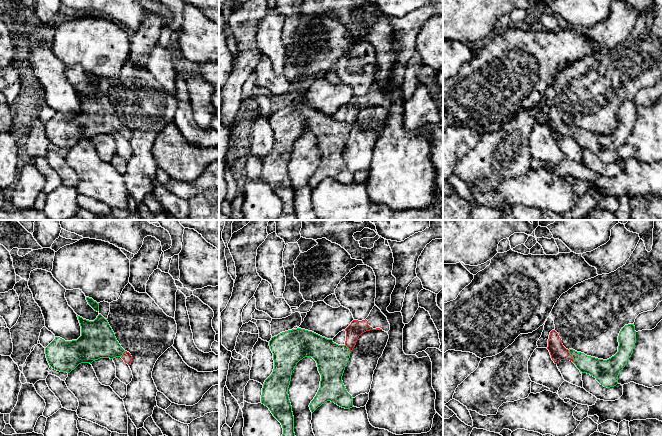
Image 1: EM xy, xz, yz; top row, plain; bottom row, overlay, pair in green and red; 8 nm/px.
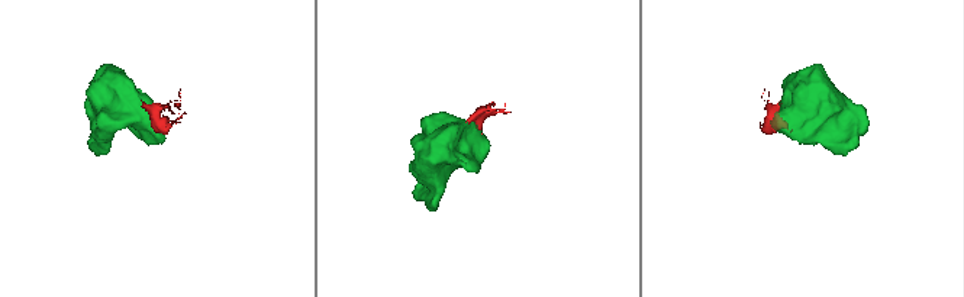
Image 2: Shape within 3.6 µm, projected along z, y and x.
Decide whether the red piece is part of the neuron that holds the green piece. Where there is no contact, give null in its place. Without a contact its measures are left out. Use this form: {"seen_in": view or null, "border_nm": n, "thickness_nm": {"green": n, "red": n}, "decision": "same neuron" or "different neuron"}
{"seen_in": "yz", "border_nm": 110, "thickness_nm": {"green": 160, "red": 130}, "decision": "same neuron"}

